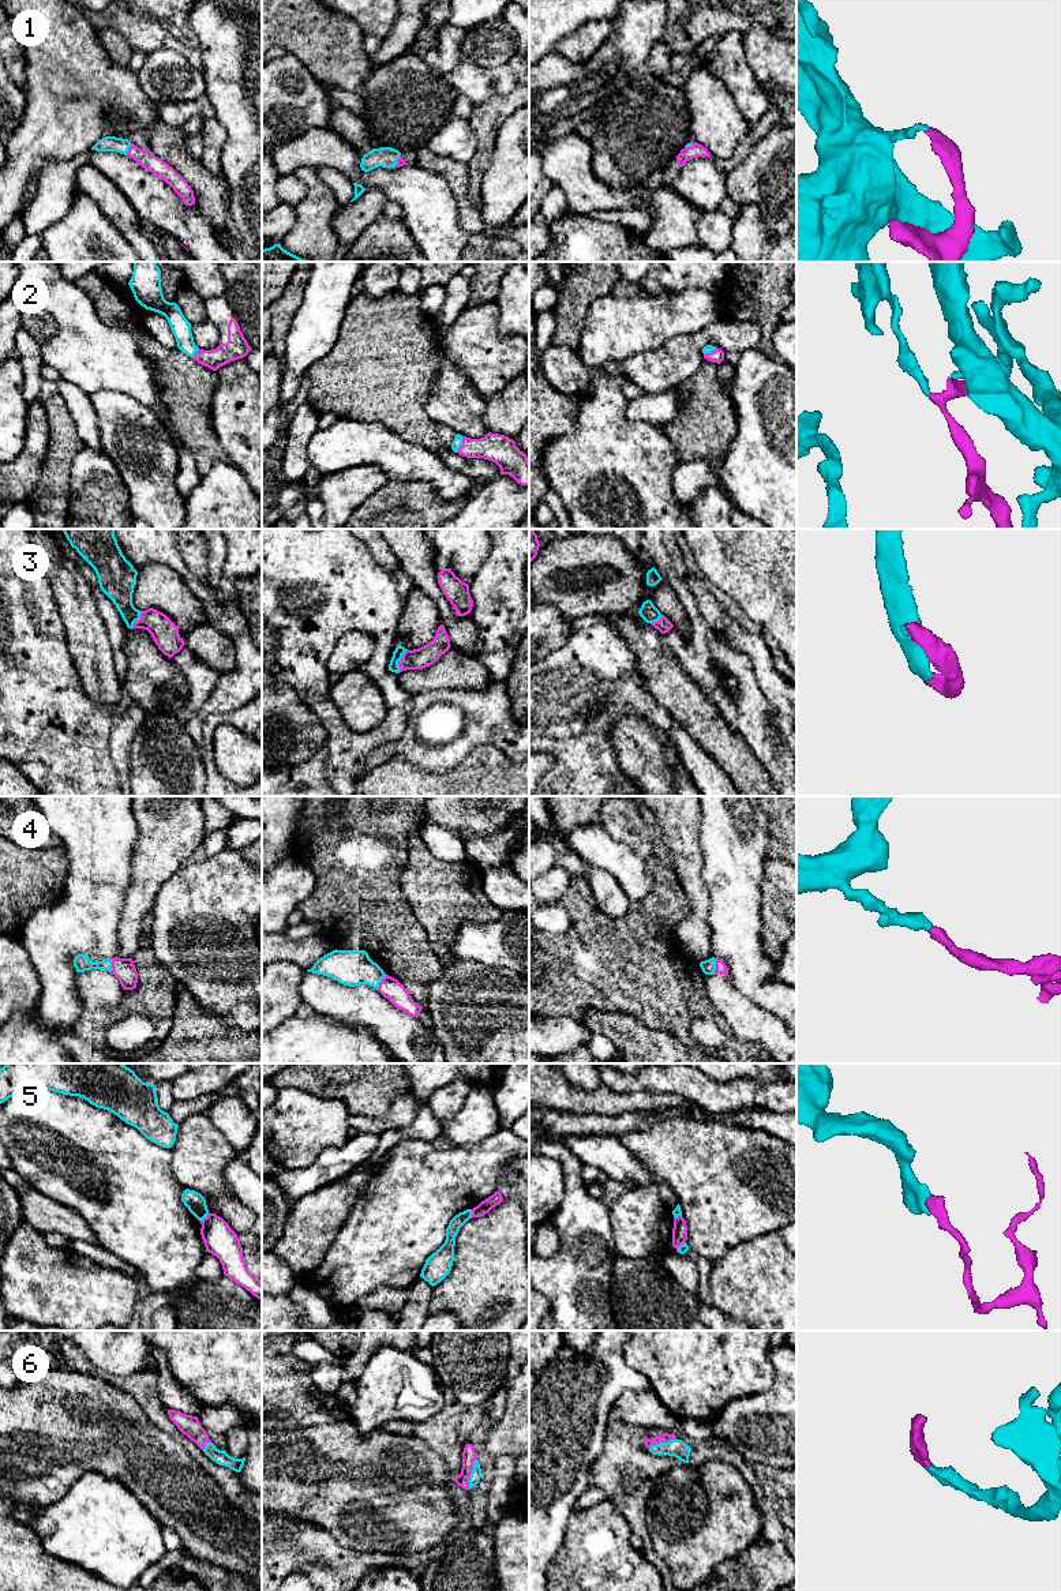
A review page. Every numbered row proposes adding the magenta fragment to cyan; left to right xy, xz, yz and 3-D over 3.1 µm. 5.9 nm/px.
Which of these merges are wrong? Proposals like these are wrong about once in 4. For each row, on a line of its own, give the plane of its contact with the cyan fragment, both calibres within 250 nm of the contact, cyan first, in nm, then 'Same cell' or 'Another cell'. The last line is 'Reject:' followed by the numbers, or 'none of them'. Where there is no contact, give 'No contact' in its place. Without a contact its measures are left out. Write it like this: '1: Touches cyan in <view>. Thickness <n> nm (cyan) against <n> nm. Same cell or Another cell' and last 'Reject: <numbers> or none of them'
1: Touches cyan in xy. Thickness 100 nm (cyan) against 100 nm. Same cell
2: Touches cyan in xz. Thickness 60 nm (cyan) against 170 nm. Same cell
3: Touches cyan in xz. Thickness 60 nm (cyan) against 130 nm. Same cell
4: Touches cyan in xz. Thickness 220 nm (cyan) against 120 nm. Same cell
5: Touches cyan in xy. Thickness 120 nm (cyan) against 190 nm. Another cell
6: Touches cyan in xz. Thickness 70 nm (cyan) against 80 nm. Same cell
Reject: 5

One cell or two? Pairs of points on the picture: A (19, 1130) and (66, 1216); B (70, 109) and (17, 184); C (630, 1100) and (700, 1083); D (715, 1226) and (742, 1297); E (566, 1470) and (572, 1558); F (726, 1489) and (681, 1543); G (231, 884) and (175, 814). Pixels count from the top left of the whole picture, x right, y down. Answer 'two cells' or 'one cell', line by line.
A: two cells
B: one cell
C: two cells
D: two cells
E: two cells
F: one cell
G: two cells

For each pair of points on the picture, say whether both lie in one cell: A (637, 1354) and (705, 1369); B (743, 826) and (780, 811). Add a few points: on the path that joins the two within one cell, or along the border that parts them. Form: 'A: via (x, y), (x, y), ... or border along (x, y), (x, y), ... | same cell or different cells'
A: via (653, 1359), (656, 1362), (689, 1362) | same cell
B: border along (761, 810), (768, 820), (769, 848) | different cells

